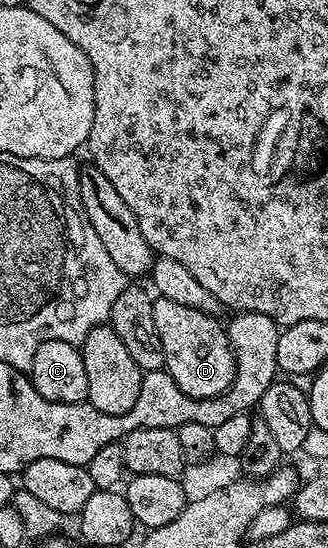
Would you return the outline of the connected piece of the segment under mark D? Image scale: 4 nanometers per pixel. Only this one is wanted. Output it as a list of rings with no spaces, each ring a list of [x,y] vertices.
[[[156,296],[153,300],[153,323],[157,323],[157,335],[161,335],[167,373],[177,383],[177,387],[181,387],[181,391],[185,391],[185,395],[193,399],[221,396],[234,382],[235,351],[231,349],[224,322],[219,322],[219,319],[200,309],[187,307],[185,303],[173,303],[173,299]]]

